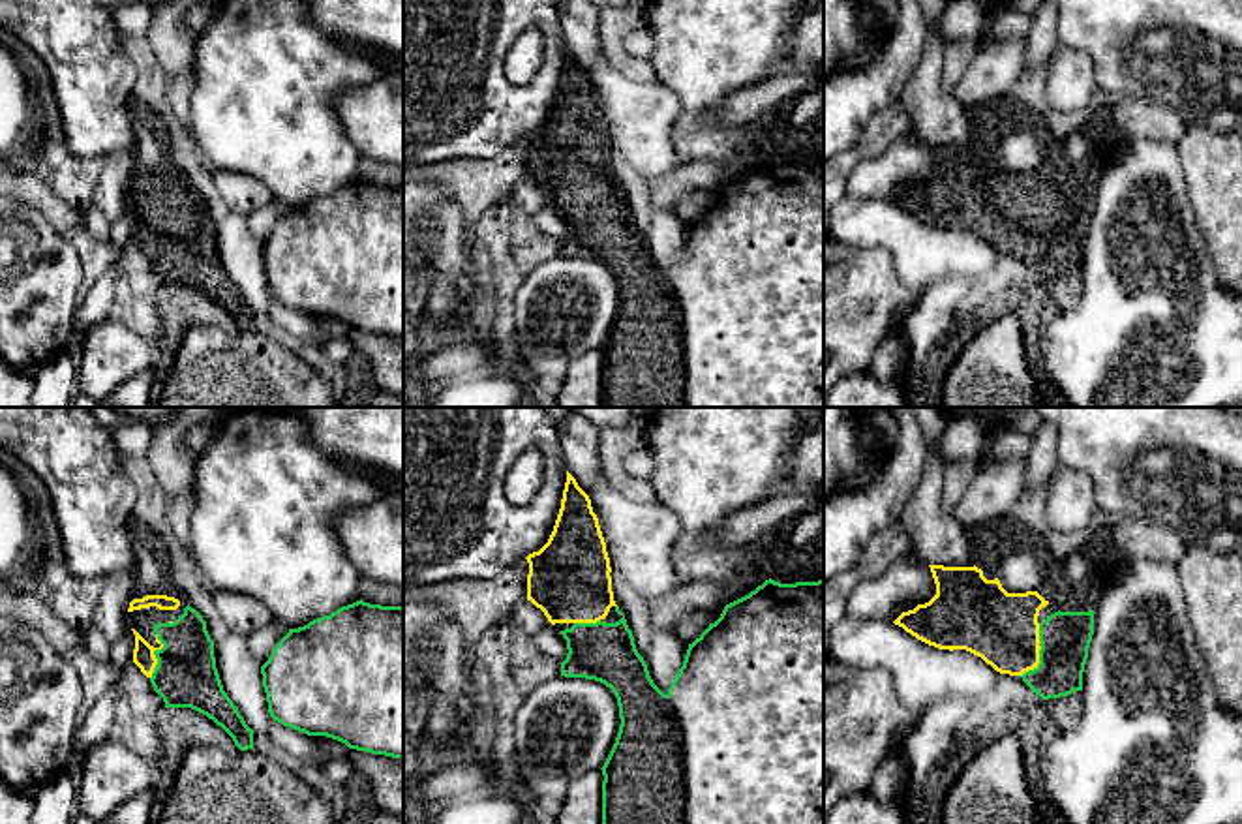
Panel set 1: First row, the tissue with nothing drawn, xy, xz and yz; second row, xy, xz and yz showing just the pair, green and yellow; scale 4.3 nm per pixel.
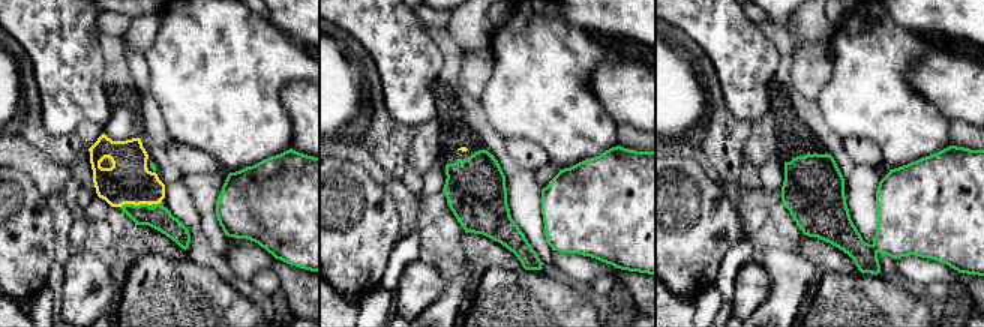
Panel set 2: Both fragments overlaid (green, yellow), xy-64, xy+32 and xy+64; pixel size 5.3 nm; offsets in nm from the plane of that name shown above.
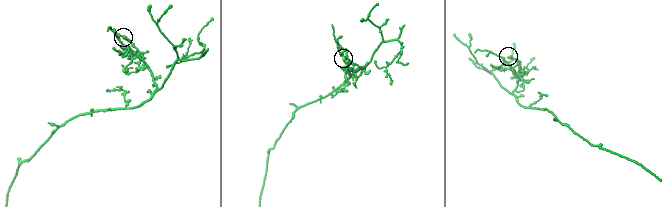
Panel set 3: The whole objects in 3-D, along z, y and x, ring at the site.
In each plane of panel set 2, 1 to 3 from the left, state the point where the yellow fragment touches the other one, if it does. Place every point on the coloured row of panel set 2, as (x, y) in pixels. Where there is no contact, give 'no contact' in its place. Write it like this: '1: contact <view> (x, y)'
1: contact xy-64 (140, 204)
2: no contact
3: no contact

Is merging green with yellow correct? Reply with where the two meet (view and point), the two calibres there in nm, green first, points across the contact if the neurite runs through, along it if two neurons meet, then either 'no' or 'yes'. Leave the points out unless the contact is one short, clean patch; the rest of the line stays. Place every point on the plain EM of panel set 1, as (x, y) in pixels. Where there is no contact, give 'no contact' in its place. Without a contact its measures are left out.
meets green in xy at (154, 233); 260 nm thick on the green side, 100 nm on the other; runs through xy (186, 256), (154, 233), (143, 235); yes

